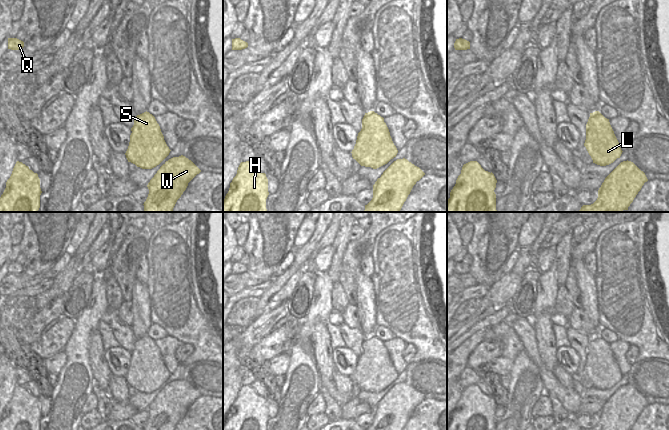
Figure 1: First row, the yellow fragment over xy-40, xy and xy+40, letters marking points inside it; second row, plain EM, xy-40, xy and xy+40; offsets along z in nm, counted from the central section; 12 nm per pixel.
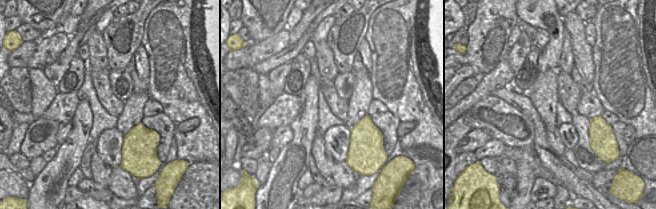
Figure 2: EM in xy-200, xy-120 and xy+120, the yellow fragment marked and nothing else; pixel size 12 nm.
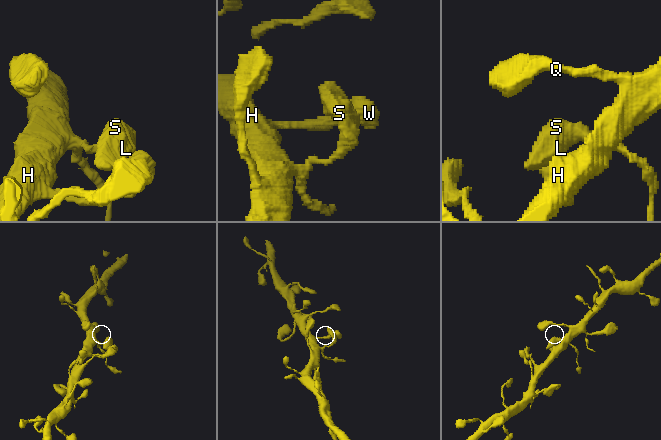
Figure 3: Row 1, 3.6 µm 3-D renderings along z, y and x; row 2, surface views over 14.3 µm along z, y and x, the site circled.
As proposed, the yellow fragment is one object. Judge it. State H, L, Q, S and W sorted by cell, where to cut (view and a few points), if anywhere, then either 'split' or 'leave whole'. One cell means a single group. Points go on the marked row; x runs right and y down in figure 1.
groups H L Q S W; cut none; leave whole

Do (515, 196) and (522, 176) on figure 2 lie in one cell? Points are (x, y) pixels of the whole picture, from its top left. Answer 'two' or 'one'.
one

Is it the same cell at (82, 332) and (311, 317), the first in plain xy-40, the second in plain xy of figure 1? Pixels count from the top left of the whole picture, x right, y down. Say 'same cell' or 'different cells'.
same cell

